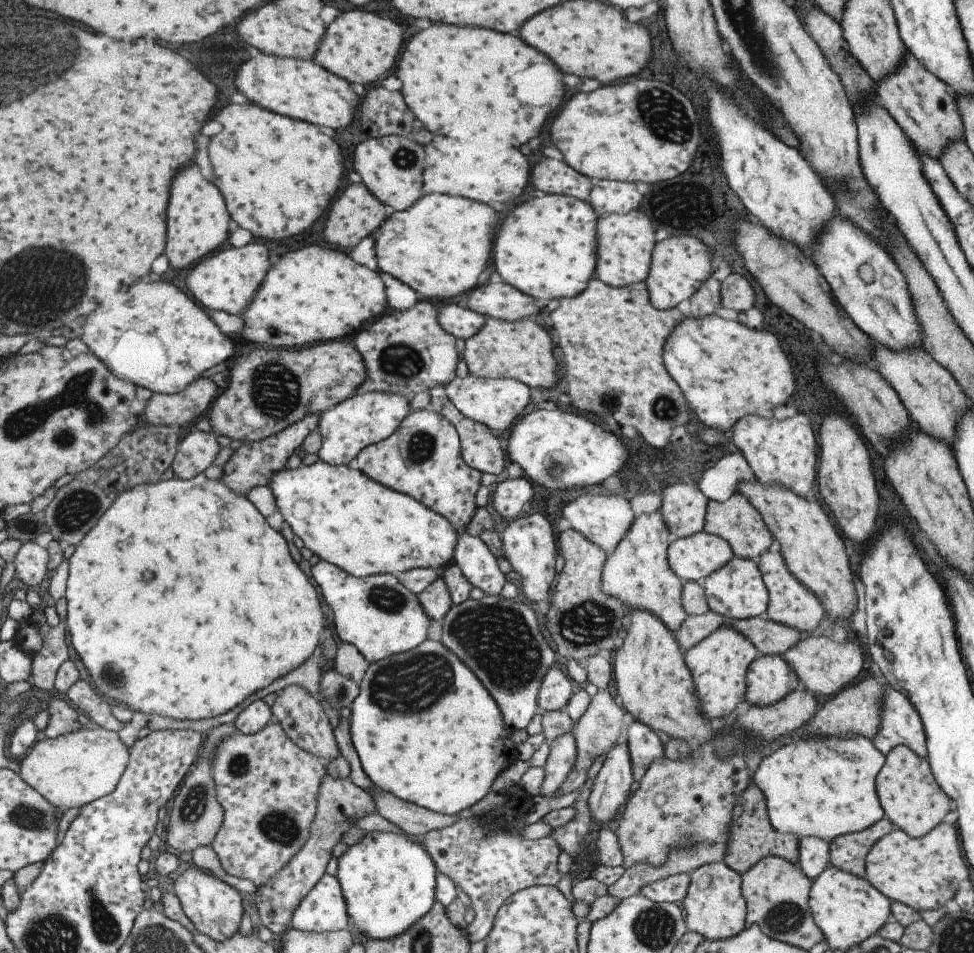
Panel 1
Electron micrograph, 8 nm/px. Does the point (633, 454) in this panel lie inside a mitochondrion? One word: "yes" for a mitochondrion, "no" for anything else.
no

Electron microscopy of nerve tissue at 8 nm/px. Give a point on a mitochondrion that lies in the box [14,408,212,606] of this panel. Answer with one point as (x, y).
(76, 509)

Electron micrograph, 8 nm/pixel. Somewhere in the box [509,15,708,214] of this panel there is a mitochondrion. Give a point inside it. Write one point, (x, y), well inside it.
(668, 117)

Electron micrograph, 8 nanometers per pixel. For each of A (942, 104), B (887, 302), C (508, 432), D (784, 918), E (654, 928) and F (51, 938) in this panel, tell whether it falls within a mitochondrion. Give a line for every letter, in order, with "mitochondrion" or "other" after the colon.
A: other
B: mitochondrion
C: other
D: mitochondrion
E: mitochondrion
F: mitochondrion

